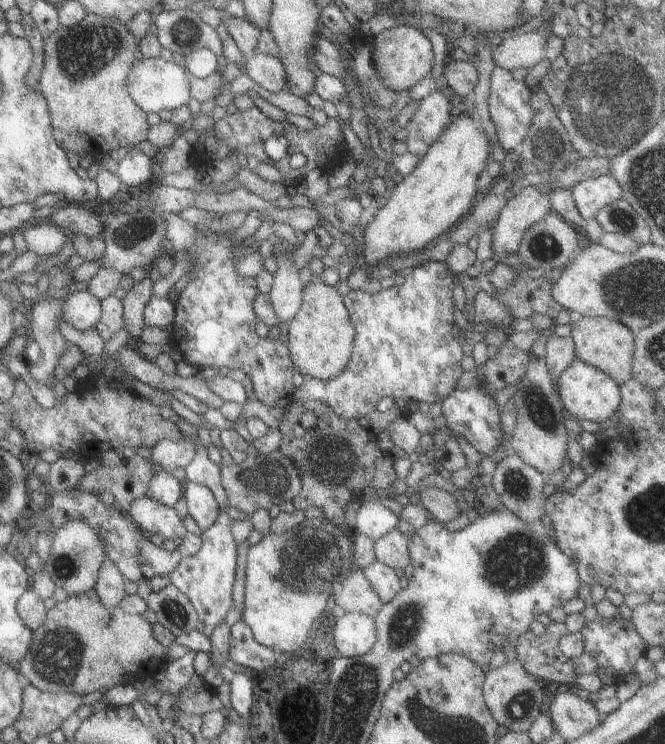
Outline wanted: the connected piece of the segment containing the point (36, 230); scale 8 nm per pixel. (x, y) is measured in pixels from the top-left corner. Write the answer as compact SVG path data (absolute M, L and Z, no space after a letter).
M49 222L29 223L22 230L26 250L41 258L57 257L66 240L66 232Z

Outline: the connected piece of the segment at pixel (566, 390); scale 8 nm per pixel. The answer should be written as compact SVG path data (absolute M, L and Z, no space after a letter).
M574 359L555 379L558 387L556 394L563 403L565 414L571 418L589 420L603 425L607 424L607 419L619 406L620 394L617 384L599 368L593 368L578 359Z

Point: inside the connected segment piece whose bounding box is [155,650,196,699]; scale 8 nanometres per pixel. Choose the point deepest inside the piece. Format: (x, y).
(177, 673)

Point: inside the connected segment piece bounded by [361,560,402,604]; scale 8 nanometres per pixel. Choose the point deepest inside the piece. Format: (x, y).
(382, 580)

